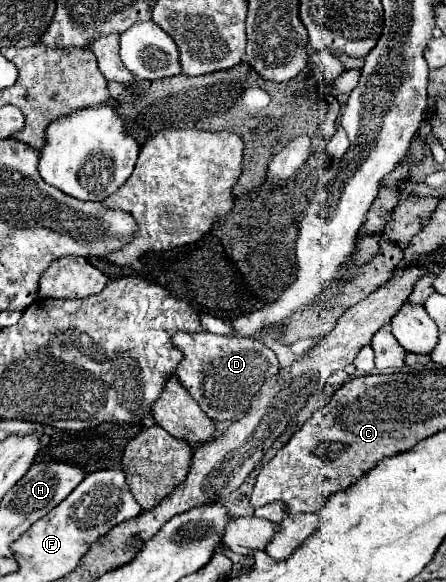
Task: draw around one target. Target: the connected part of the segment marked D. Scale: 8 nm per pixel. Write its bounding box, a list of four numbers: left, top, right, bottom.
[174,333,278,421]

